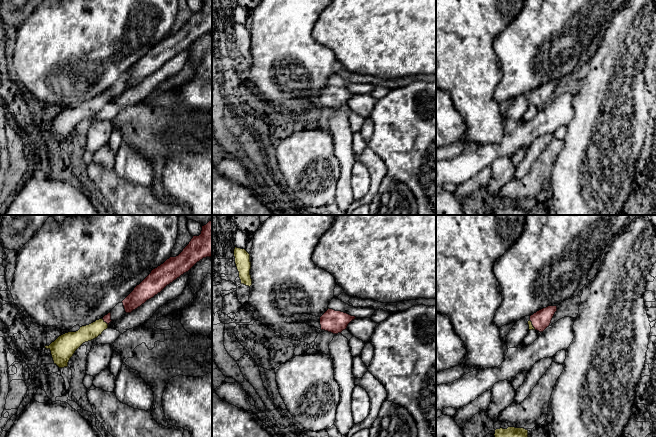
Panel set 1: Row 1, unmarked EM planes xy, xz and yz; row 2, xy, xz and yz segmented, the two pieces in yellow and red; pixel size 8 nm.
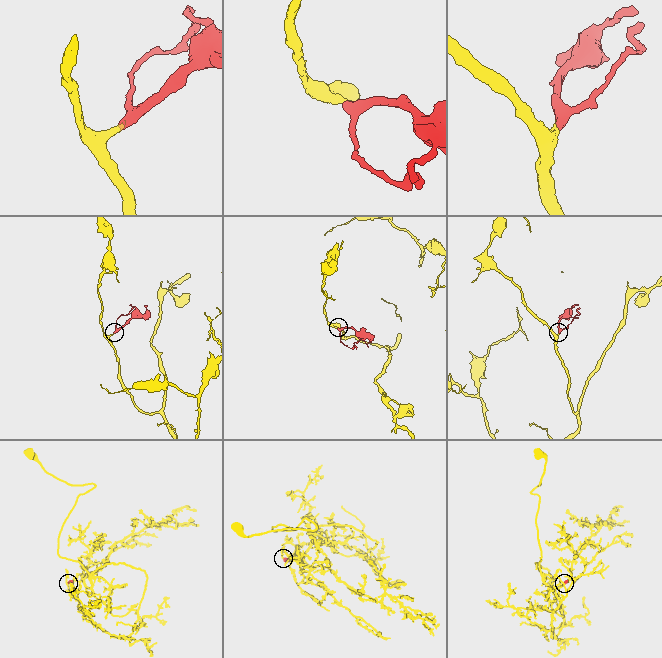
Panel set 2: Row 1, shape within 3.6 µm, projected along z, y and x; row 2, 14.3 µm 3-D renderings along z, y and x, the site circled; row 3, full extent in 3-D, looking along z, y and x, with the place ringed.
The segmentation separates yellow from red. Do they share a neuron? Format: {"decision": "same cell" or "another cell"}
{"decision": "same cell"}

